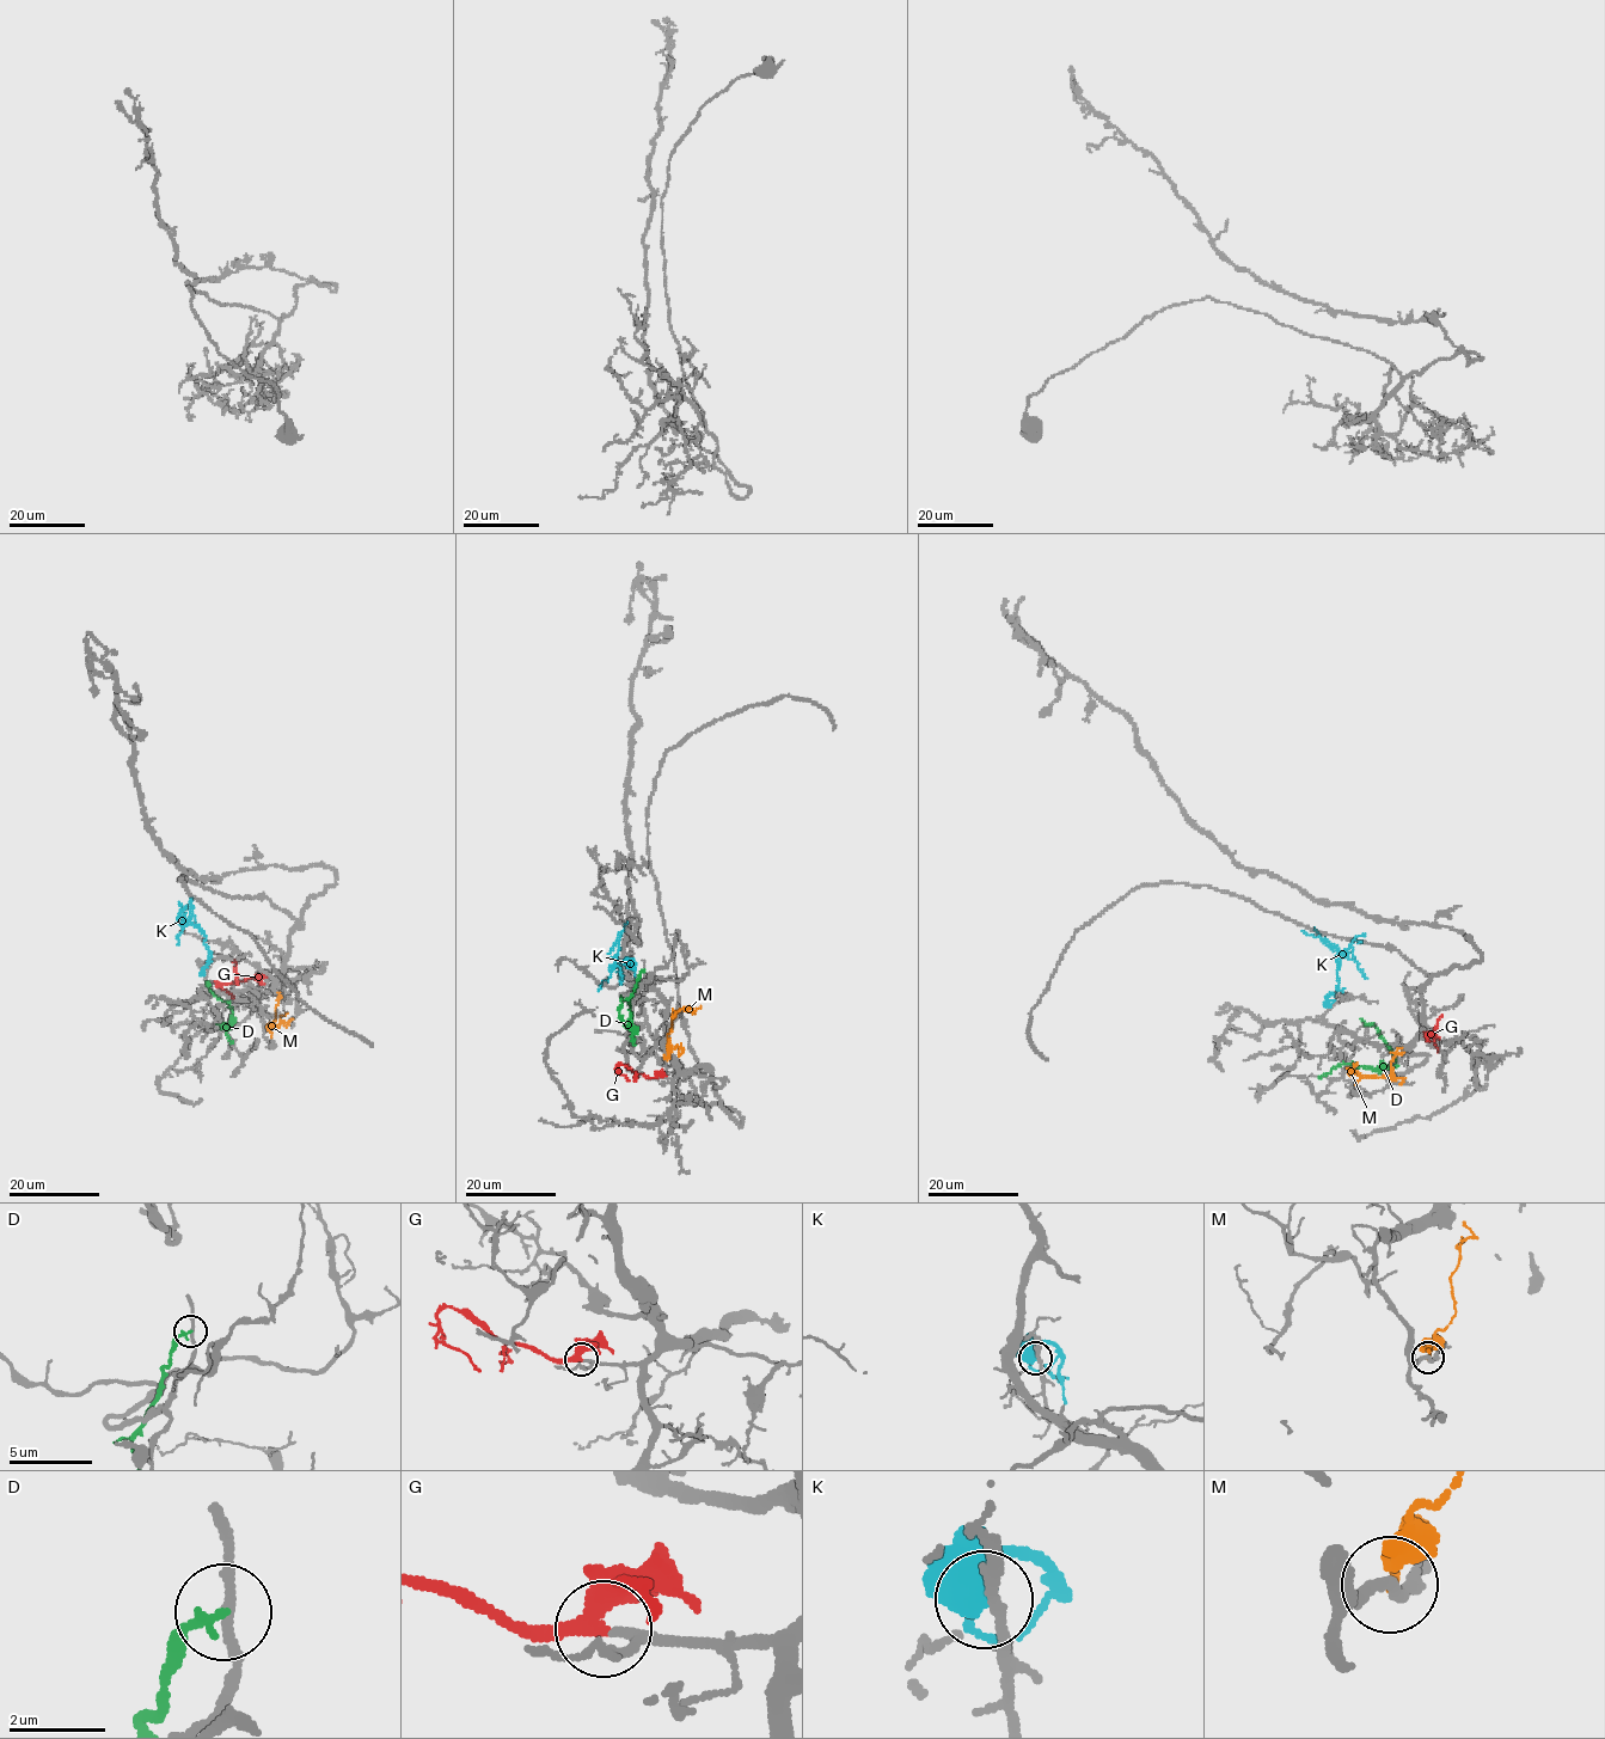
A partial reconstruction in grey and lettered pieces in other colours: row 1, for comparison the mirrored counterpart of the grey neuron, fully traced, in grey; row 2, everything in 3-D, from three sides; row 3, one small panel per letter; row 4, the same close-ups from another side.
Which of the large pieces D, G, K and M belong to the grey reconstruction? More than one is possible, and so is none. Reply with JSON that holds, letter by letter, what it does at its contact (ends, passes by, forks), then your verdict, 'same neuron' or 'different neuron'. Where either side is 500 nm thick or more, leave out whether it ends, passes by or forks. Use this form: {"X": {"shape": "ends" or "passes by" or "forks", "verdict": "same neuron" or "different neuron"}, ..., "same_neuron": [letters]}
{"D": {"shape": "ends", "verdict": "different neuron"}, "G": {"shape": "passes by", "verdict": "same neuron"}, "K": {"verdict": "different neuron"}, "M": {"shape": "ends", "verdict": "different neuron"}, "same_neuron": ["G"]}

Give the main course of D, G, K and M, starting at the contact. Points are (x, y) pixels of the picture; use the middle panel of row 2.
D: (644, 969), (629, 999), (633, 1042), (619, 1016), (620, 996)
G: (656, 1077), (618, 1065), (619, 1072), (629, 1081)
K: (628, 965), (630, 960), (635, 969), (622, 961), (610, 967), (610, 978), (601, 983), (599, 990)
M: (665, 1057), (668, 1055), (667, 1033), (673, 1015), (684, 1008), (694, 1010), (702, 1006)

